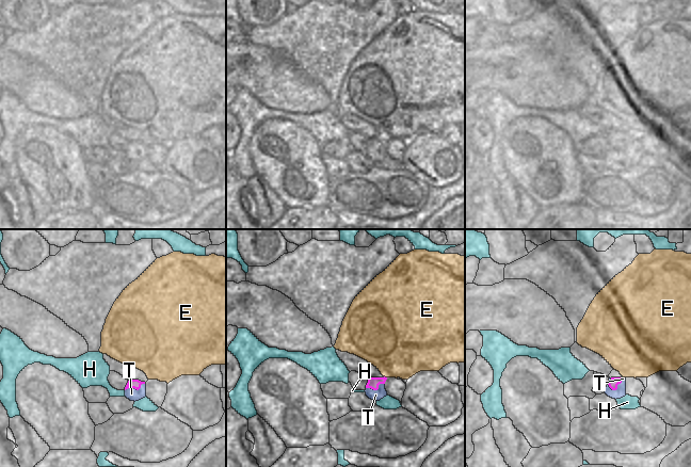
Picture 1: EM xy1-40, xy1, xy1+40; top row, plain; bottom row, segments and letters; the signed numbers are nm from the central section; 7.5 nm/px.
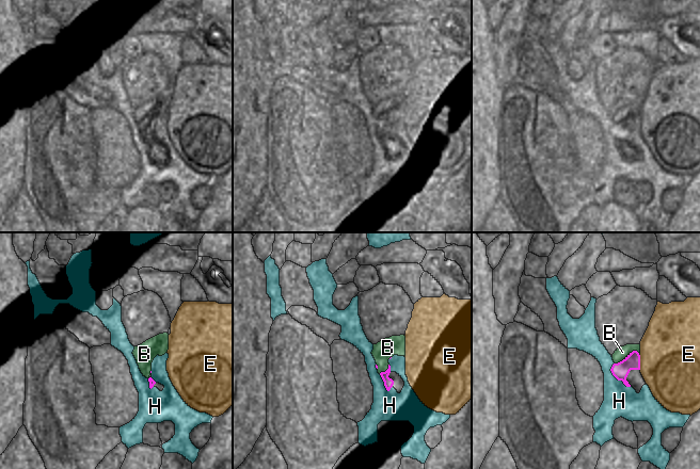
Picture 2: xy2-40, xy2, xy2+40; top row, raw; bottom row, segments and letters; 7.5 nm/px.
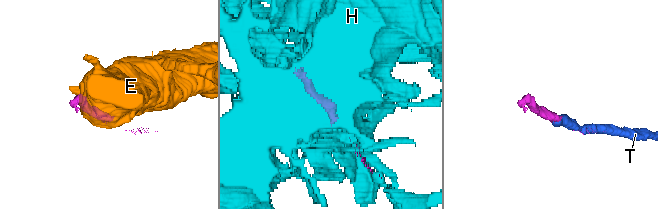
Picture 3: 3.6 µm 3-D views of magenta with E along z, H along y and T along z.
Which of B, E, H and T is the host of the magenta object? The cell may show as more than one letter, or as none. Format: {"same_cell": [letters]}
{"same_cell": ["B"]}

